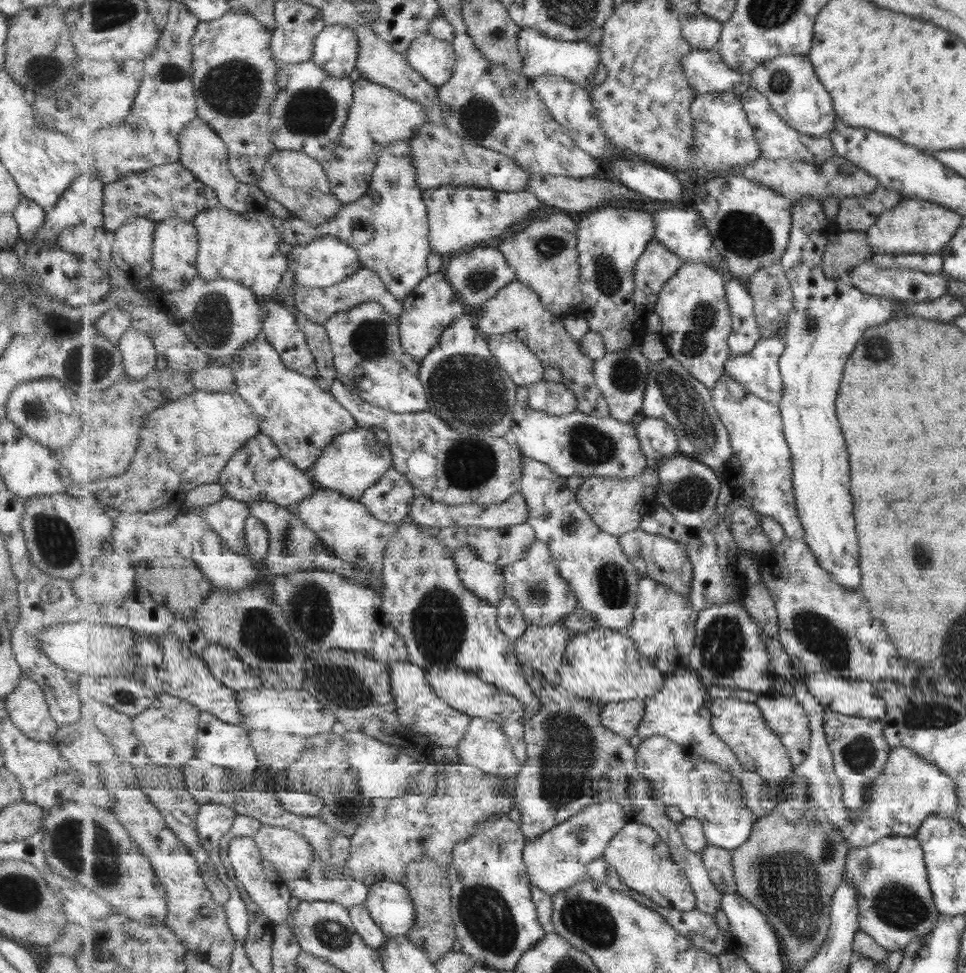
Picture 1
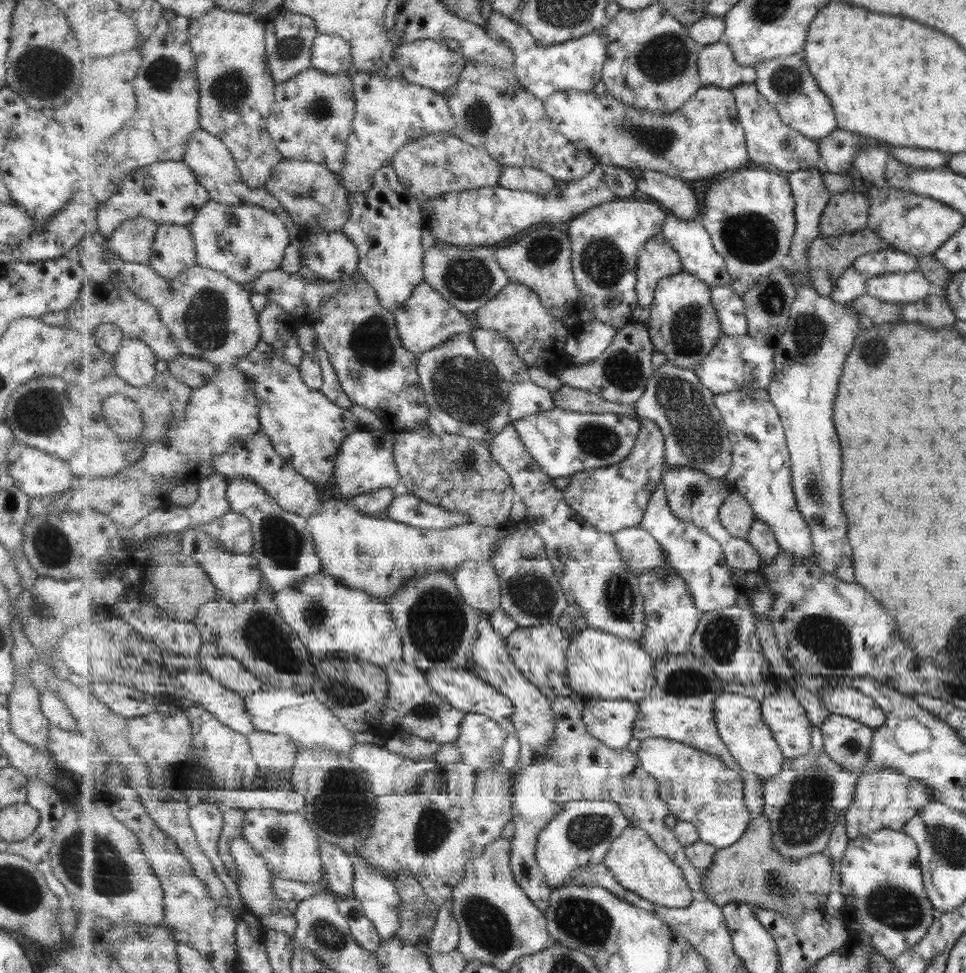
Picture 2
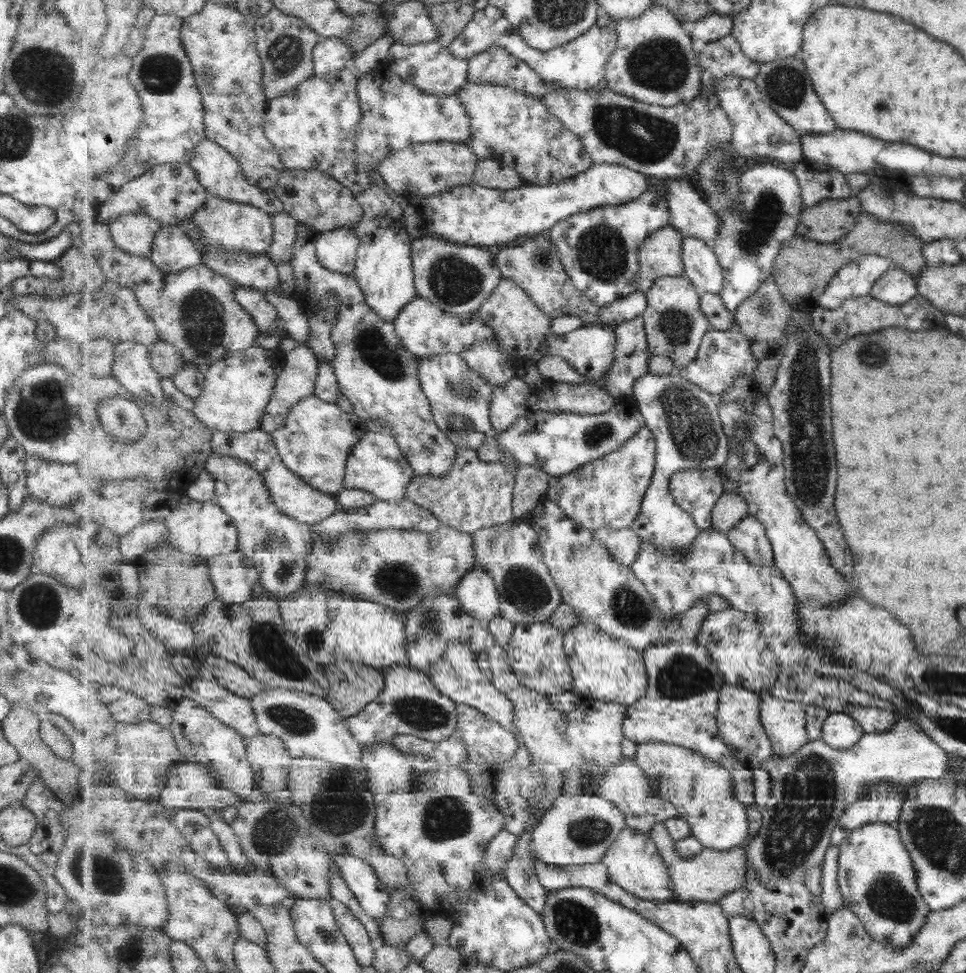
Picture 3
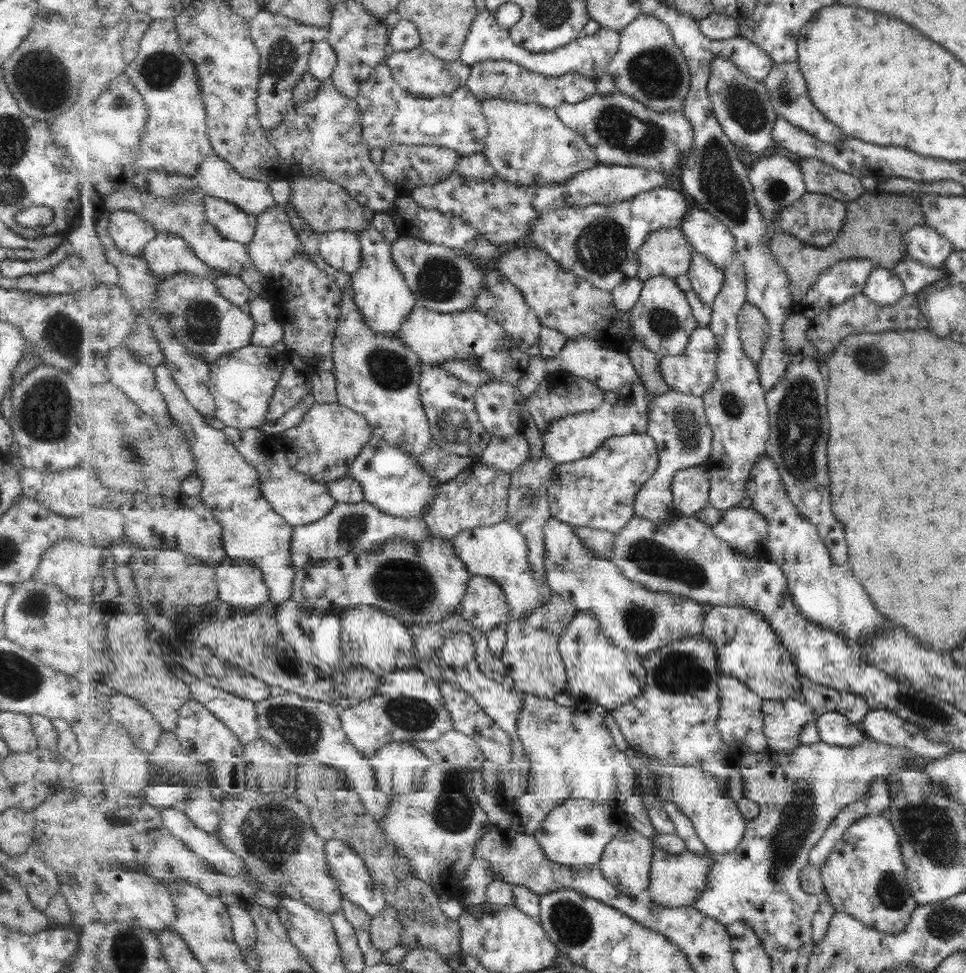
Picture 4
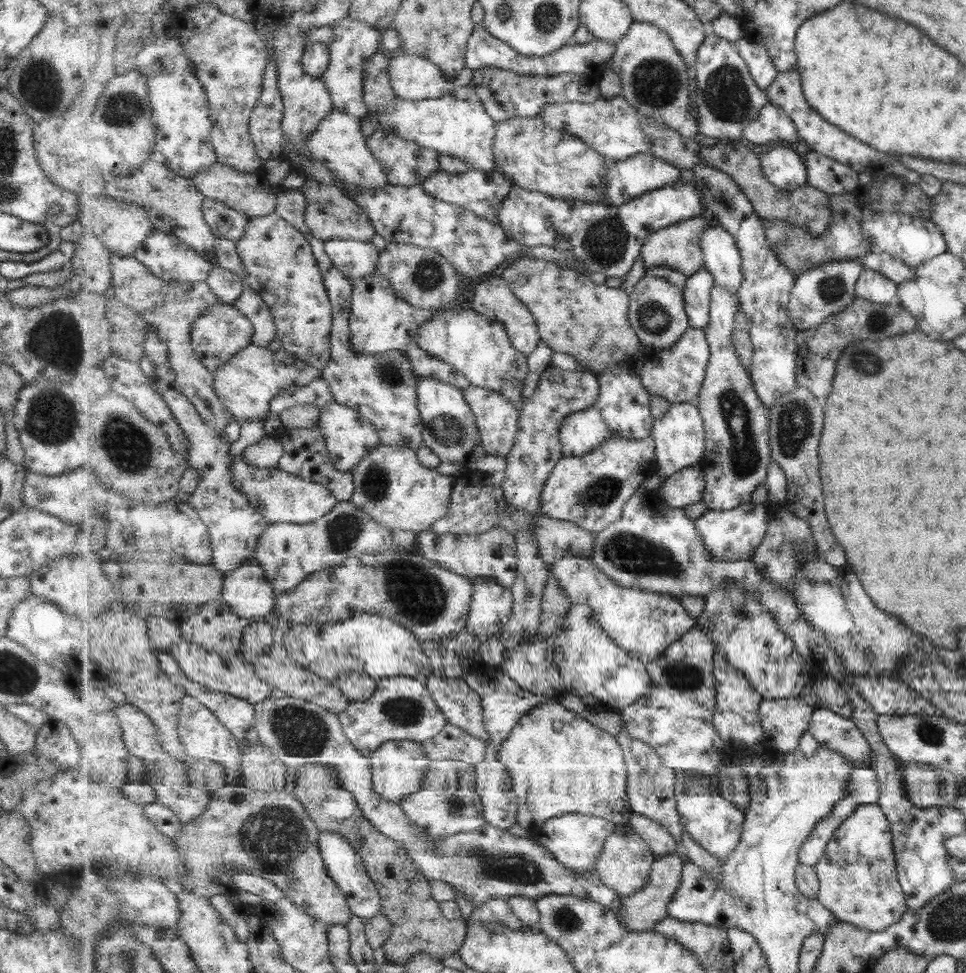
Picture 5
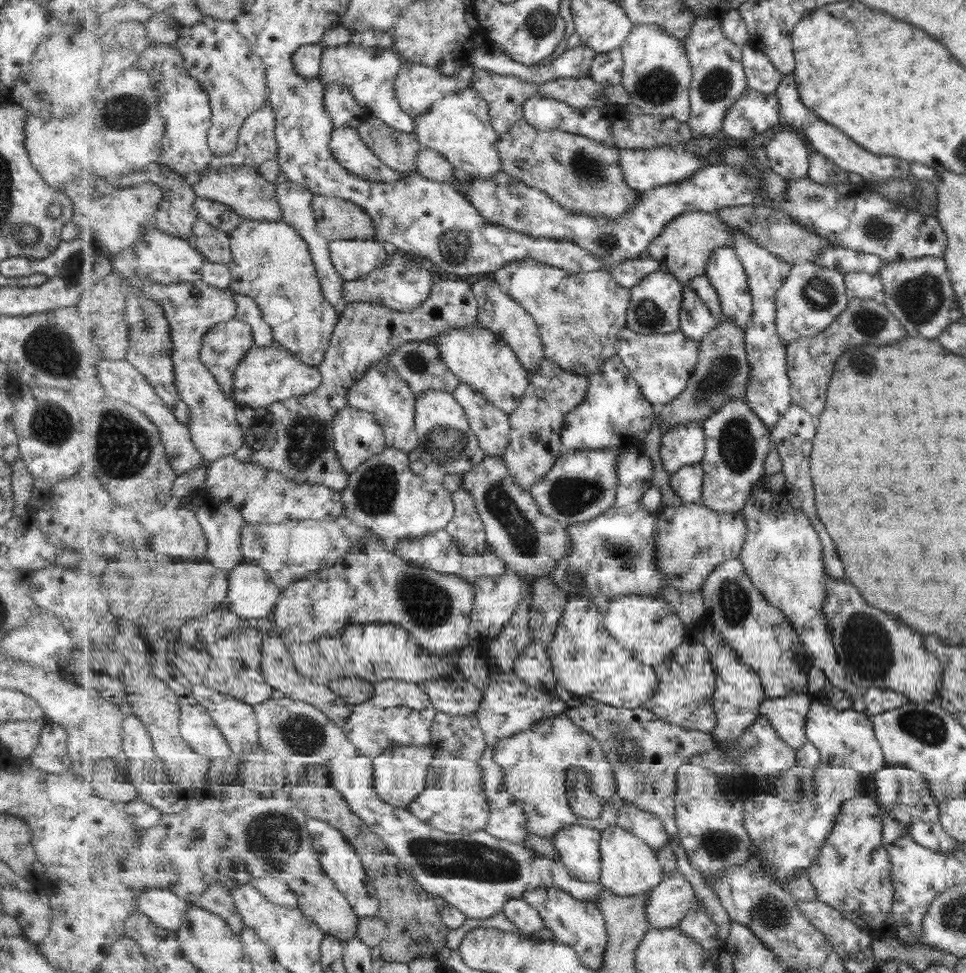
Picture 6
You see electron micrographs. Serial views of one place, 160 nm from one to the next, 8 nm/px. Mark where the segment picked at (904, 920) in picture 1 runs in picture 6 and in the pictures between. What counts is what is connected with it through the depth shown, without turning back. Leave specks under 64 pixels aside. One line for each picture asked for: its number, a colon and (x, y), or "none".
2: (880, 876)
3: (877, 881)
4: (864, 876)
5: (857, 877)
6: (852, 873)

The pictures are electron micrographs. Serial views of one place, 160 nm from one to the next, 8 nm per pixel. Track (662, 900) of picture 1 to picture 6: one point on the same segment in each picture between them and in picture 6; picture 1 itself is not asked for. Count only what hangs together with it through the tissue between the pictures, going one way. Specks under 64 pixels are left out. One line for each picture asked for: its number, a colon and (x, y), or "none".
2: (637, 862)
3: (634, 862)
4: (627, 862)
5: (625, 865)
6: (630, 866)

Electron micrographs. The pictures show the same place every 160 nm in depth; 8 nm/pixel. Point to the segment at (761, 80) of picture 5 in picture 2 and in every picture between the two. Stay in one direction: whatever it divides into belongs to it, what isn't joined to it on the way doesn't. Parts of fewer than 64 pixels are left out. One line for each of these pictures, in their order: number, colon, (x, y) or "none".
2: (718, 65)
3: (724, 57)
4: (753, 60)

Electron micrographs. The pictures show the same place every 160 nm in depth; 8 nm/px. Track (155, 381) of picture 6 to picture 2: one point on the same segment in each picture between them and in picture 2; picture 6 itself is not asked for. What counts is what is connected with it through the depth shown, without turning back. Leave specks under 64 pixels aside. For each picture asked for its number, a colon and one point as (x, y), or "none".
2: (283, 544)
3: (279, 545)
4: (253, 530)
5: (235, 525)

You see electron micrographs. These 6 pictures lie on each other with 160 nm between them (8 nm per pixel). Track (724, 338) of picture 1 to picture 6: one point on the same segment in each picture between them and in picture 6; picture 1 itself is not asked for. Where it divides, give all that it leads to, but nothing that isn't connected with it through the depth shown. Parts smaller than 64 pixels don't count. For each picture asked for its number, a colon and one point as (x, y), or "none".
2: (684, 325)
3: (675, 325)
4: (662, 320)
5: (658, 313)
6: (656, 305)

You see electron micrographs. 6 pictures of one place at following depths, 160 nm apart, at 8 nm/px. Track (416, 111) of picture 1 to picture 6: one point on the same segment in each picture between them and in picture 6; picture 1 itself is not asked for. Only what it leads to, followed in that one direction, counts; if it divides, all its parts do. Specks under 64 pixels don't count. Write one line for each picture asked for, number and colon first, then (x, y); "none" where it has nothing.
2: (390, 112)
3: (397, 114)
4: (390, 114)
5: (457, 124)
6: (459, 126)

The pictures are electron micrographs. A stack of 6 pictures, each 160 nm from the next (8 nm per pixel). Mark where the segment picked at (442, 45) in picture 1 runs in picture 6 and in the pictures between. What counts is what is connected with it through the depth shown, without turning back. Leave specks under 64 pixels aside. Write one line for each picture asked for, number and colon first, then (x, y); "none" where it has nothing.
2: (431, 63)
3: (431, 66)
4: (421, 73)
5: (414, 77)
6: (418, 86)

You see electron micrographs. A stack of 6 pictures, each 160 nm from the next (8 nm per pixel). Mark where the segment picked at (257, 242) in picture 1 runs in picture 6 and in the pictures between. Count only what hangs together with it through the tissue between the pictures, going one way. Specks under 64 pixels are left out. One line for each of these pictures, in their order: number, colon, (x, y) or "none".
2: (243, 241)
3: (240, 228)
4: (230, 221)
5: (227, 223)
6: (219, 215)

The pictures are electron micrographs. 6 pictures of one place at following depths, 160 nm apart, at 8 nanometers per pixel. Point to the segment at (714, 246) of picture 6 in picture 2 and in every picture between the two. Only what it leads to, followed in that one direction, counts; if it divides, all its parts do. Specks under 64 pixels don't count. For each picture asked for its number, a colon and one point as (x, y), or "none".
2: (659, 260)
3: (662, 255)
4: (668, 252)
5: (678, 247)

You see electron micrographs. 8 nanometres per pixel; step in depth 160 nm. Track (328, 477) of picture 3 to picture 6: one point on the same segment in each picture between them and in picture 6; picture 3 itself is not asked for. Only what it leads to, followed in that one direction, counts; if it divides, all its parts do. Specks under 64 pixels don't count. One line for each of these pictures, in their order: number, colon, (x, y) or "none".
4: (324, 445)
5: (350, 437)
6: (358, 436)

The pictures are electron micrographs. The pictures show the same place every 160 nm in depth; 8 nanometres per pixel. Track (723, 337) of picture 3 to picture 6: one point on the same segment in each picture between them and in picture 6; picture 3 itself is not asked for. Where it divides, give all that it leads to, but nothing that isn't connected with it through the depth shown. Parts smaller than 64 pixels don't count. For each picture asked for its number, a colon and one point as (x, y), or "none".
4: (694, 372)
5: (678, 374)
6: (662, 364)

